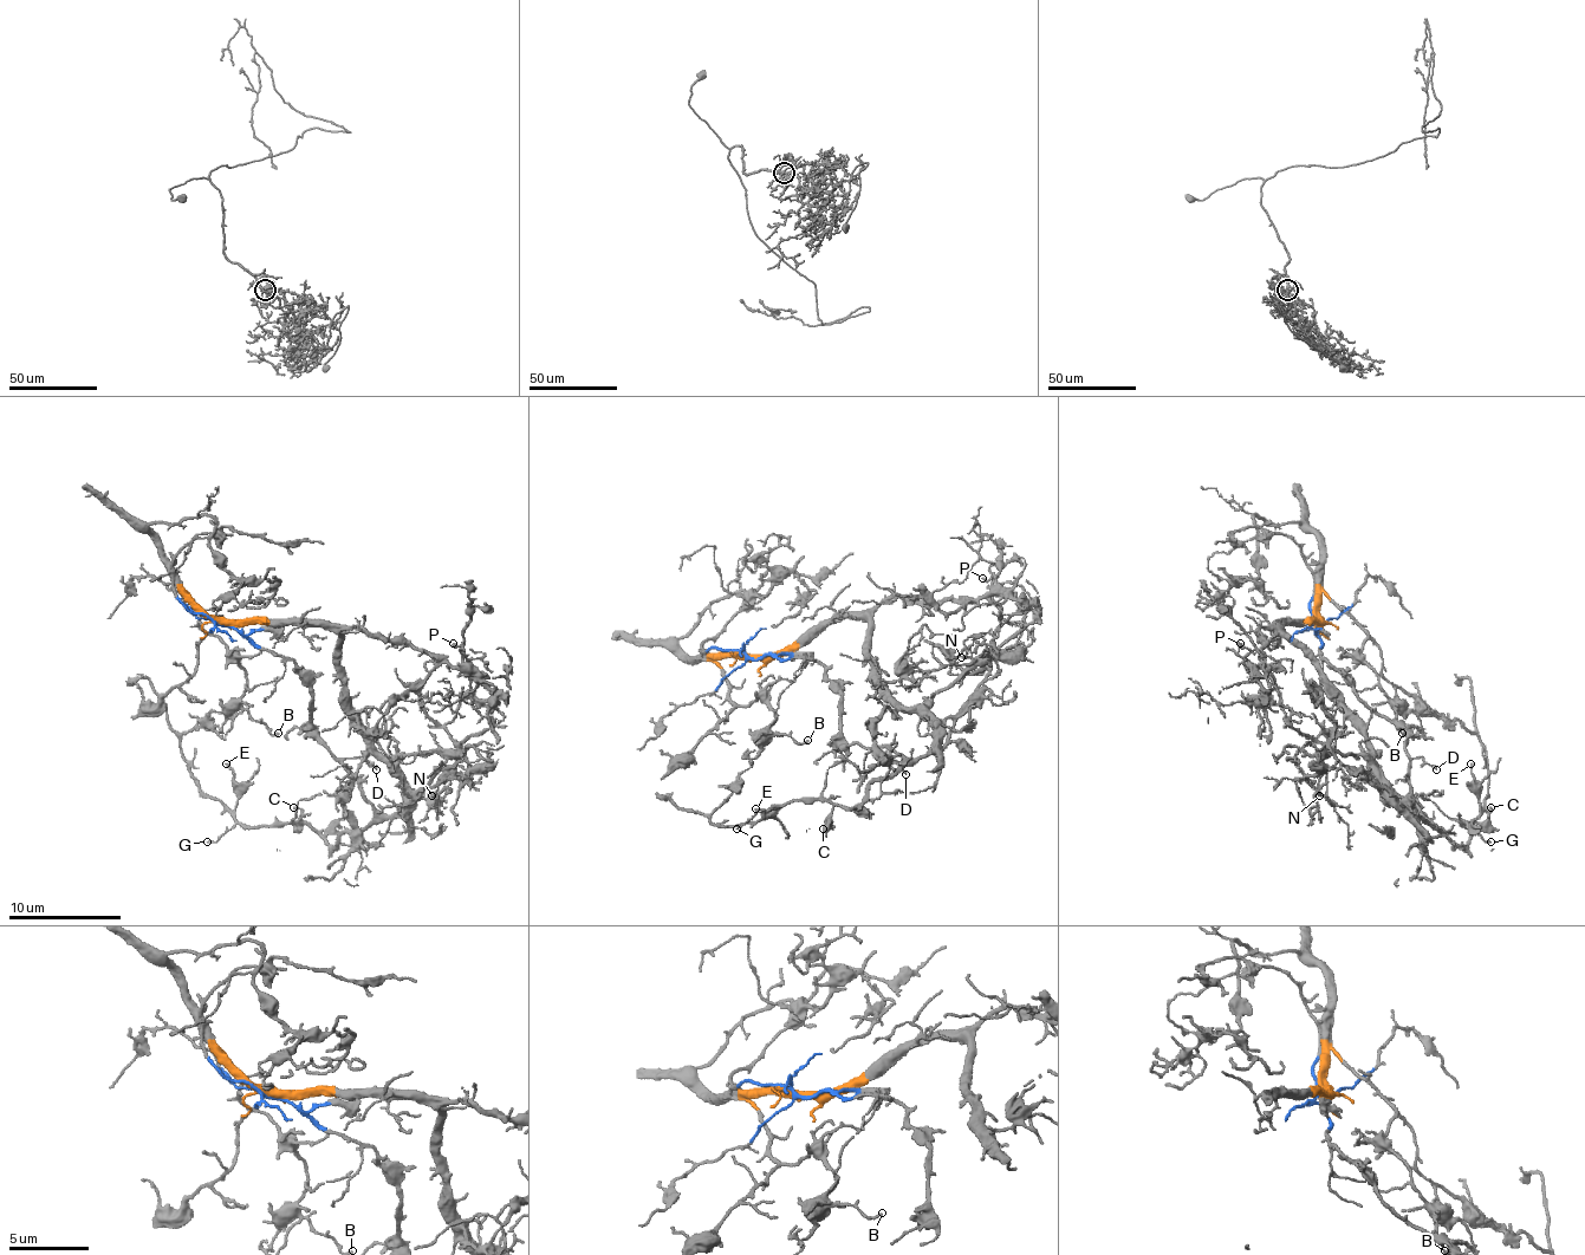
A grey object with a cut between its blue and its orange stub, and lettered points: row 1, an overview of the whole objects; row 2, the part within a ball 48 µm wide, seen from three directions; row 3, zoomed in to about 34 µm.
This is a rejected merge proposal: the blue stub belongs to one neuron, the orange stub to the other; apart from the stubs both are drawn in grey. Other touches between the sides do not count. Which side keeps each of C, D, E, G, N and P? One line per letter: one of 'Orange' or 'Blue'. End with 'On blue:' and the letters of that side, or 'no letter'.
C: Blue
D: Blue
E: Blue
G: Blue
N: Orange
P: Orange
On blue: C, D, E, G

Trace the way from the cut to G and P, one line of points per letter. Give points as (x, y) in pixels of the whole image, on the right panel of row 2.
G: (1318, 622), (1323, 658), (1407, 734), (1410, 795), (1421, 818), (1463, 845), (1469, 839), (1463, 823), (1491, 843)
P: (1318, 622), (1287, 622), (1261, 628), (1259, 667), (1251, 667), (1242, 658), (1239, 644)

